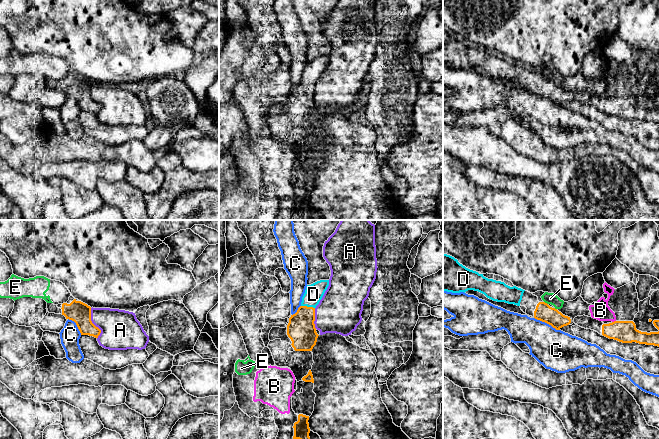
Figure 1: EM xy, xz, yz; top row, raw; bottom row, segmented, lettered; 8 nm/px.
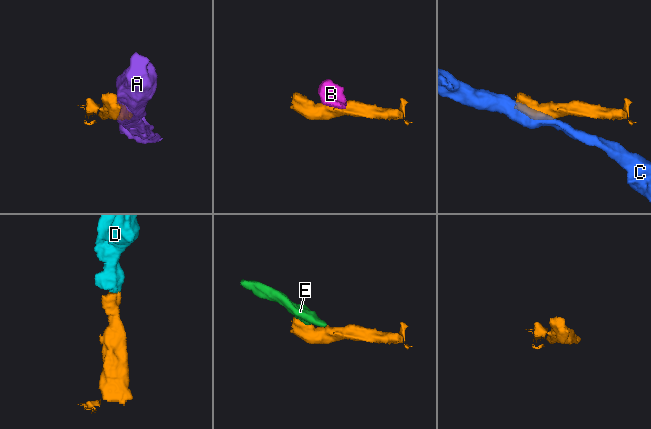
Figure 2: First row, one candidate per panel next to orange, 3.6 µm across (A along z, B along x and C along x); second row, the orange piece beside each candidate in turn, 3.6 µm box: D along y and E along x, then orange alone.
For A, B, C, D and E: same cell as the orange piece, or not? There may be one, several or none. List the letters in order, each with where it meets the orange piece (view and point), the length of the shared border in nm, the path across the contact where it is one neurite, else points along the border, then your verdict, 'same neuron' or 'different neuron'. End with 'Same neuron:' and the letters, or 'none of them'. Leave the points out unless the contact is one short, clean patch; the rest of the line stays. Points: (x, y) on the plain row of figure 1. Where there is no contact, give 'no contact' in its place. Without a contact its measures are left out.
A: xy (92, 99) | 260 nm | different neuron
B: yz (614, 97) | 40 nm | along yz (615, 96), (612, 98) | different neuron
C: yz (547, 99) | 240 nm | different neuron
D: xz (308, 83) | 110 nm | across xz (301, 106), (301, 99), (308, 83), (313, 70) | same neuron
E: yz (546, 79) | 40 nm | along yz (544, 77), (547, 80) | different neuron
Same neuron: D

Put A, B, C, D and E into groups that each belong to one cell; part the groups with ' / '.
A / B E / C / D

